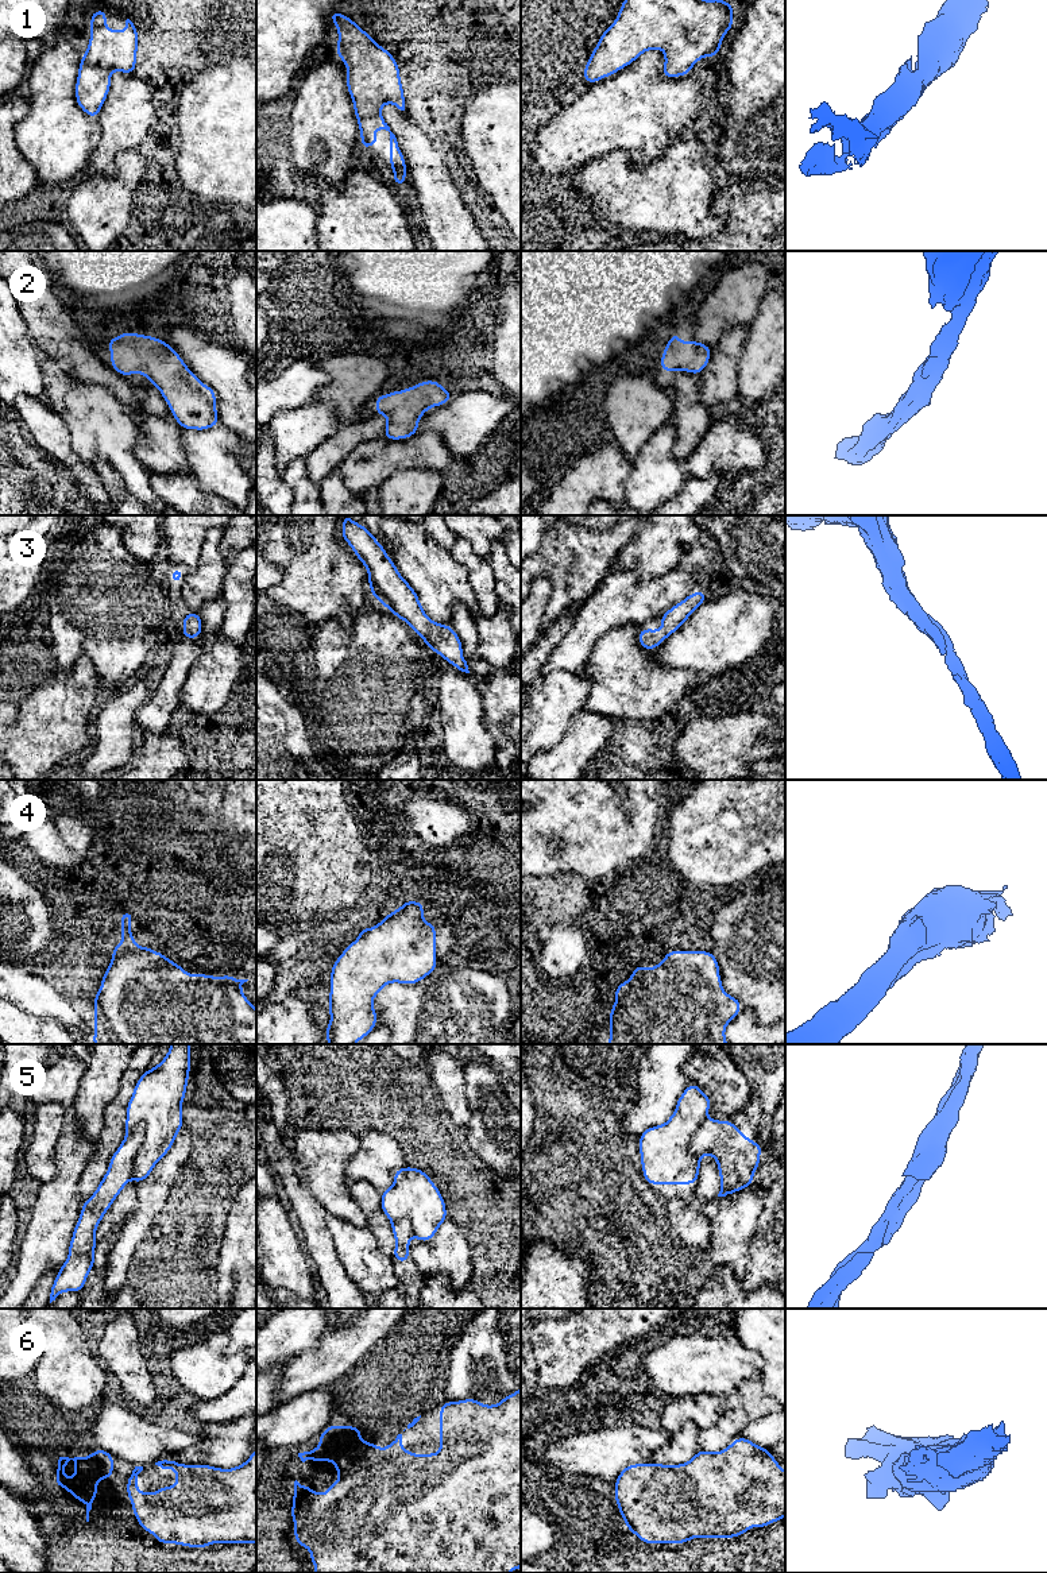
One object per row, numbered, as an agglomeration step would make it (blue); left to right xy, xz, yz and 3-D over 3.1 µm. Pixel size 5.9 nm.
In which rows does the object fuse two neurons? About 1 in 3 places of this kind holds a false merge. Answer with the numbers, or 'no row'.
5

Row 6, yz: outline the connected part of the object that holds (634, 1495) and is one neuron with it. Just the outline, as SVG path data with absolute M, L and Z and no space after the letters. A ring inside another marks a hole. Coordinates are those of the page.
M738 1437L726 1449L711 1453L698 1450L685 1464L631 1464L615 1479L614 1499L629 1531L642 1543L688 1543L691 1538L737 1538L750 1527L769 1527L785 1516L785 1470L769 1449Z

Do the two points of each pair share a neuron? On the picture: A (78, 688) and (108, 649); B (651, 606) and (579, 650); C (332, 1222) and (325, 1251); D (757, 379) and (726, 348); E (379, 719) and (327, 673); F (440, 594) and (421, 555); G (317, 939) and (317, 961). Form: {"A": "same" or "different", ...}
{"A": "different", "B": "same", "C": "different", "D": "different", "E": "same", "F": "same", "G": "same"}

